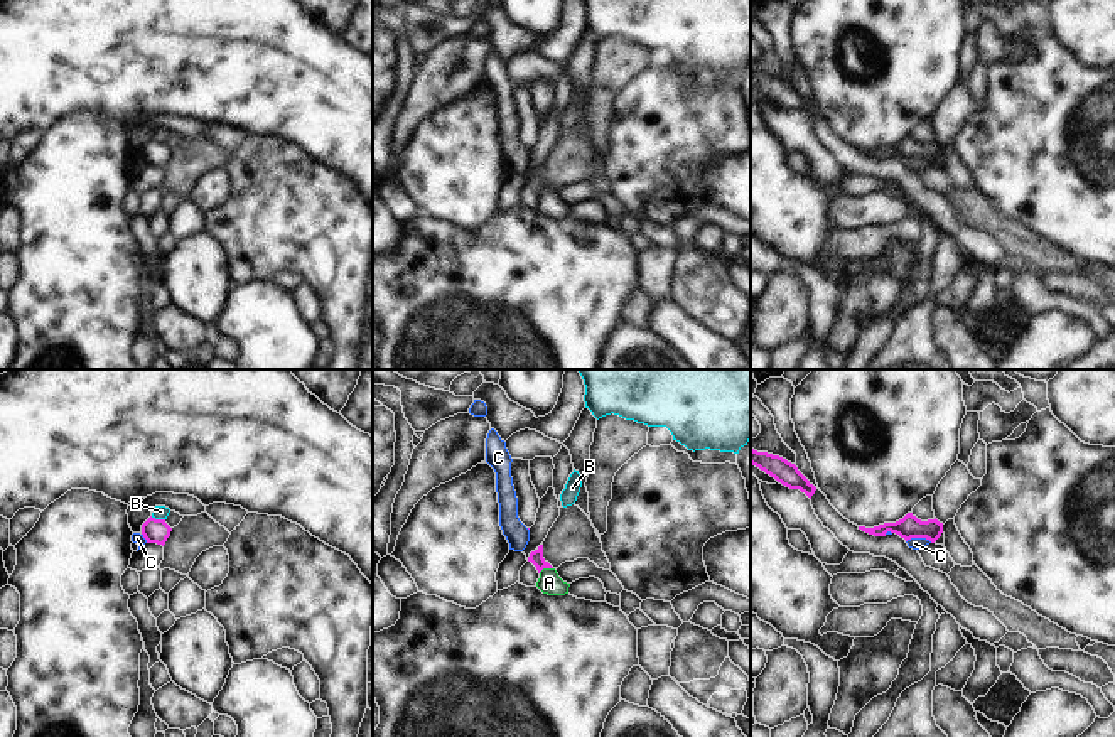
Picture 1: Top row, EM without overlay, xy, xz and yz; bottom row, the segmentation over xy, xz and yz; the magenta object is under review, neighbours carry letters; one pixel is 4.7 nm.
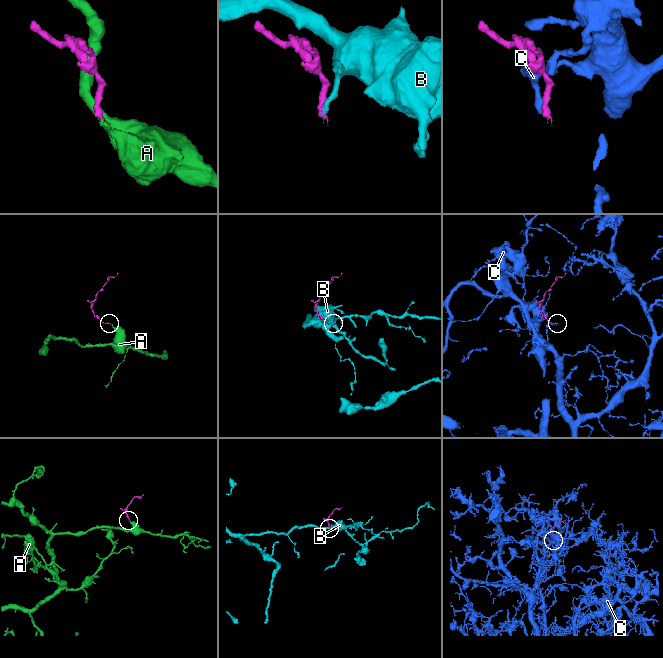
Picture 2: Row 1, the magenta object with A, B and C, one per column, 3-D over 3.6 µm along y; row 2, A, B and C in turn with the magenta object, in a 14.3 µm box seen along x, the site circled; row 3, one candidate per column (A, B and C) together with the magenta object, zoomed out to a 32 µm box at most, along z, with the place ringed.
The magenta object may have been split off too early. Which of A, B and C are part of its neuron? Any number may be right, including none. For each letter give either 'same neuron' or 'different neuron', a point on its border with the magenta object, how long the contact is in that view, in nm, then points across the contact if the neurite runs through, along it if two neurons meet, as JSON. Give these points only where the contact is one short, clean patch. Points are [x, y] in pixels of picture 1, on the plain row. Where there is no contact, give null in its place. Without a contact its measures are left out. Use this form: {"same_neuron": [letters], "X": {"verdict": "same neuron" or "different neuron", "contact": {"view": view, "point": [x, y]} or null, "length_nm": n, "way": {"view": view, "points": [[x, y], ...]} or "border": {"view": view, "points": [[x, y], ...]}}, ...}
{"same_neuron": ["A"], "A": {"verdict": "same neuron", "contact": {"view": "xz", "point": [545, 189]}, "length_nm": 80, "way": {"view": "xz", "points": [[535, 179], [545, 189], [549, 204]]}}, "B": {"verdict": "different neuron", "contact": {"view": "xy", "point": [157, 142]}, "length_nm": 70, "border": {"view": "xy", "points": [[150, 139], [164, 142]]}}, "C": {"verdict": "different neuron", "contact": {"view": "yz", "point": [920, 159]}, "length_nm": 130, "border": {"view": "yz", "points": [[906, 162], [928, 161], [931, 164]]}}}

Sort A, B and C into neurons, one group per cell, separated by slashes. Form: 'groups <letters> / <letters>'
groups A / B / C

